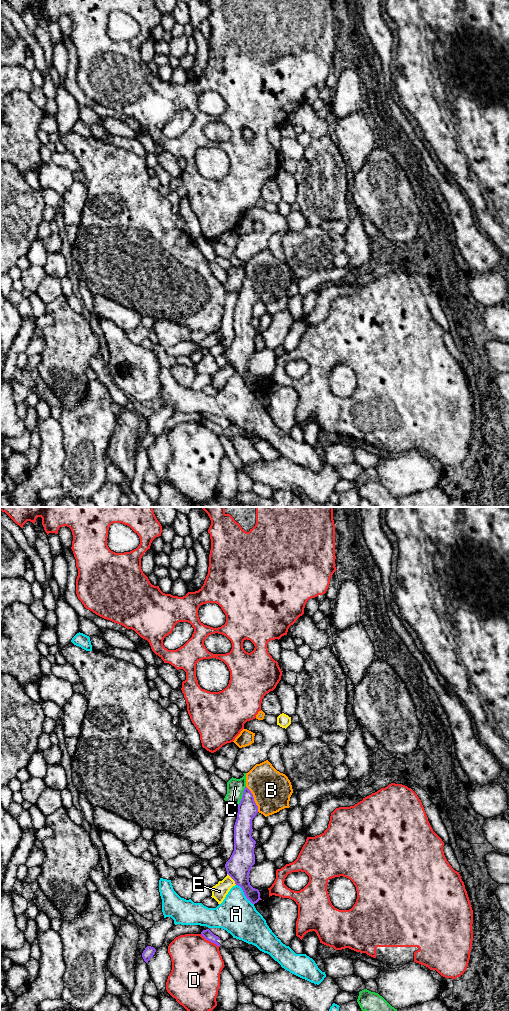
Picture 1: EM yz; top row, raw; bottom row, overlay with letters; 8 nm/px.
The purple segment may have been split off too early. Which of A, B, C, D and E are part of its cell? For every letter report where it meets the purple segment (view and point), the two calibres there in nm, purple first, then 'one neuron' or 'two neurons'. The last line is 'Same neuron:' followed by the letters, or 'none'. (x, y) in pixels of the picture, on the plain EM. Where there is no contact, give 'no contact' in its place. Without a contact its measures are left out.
A: contact yz (244, 381); calibres 200 and 300 nm; two neurons
B: contact yz (253, 287); calibres 160 and 300 nm; one neuron
C: contact yz (242, 284); calibres 160 and 140 nm; two neurons
D: contact yz (210, 429); calibres 80 and 400 nm; two neurons
E: contact yz (232, 366); calibres 200 and 120 nm; two neurons
Same neuron: B

